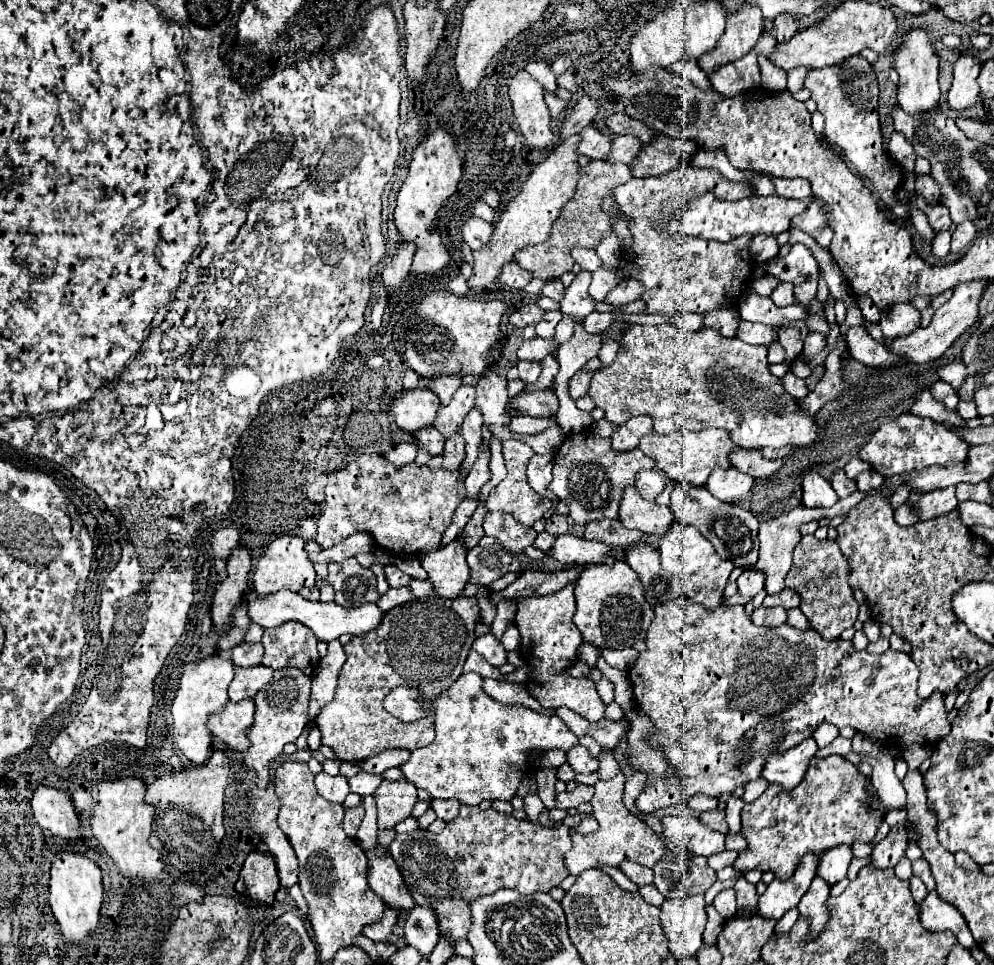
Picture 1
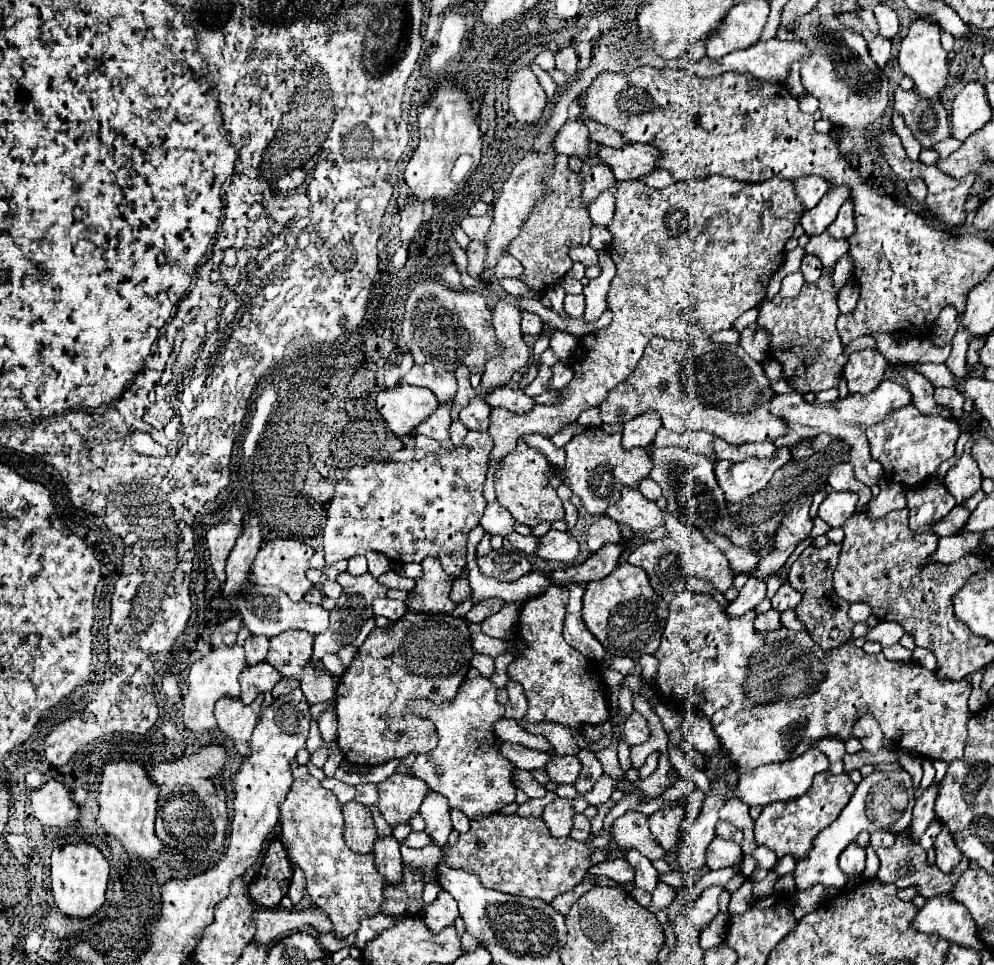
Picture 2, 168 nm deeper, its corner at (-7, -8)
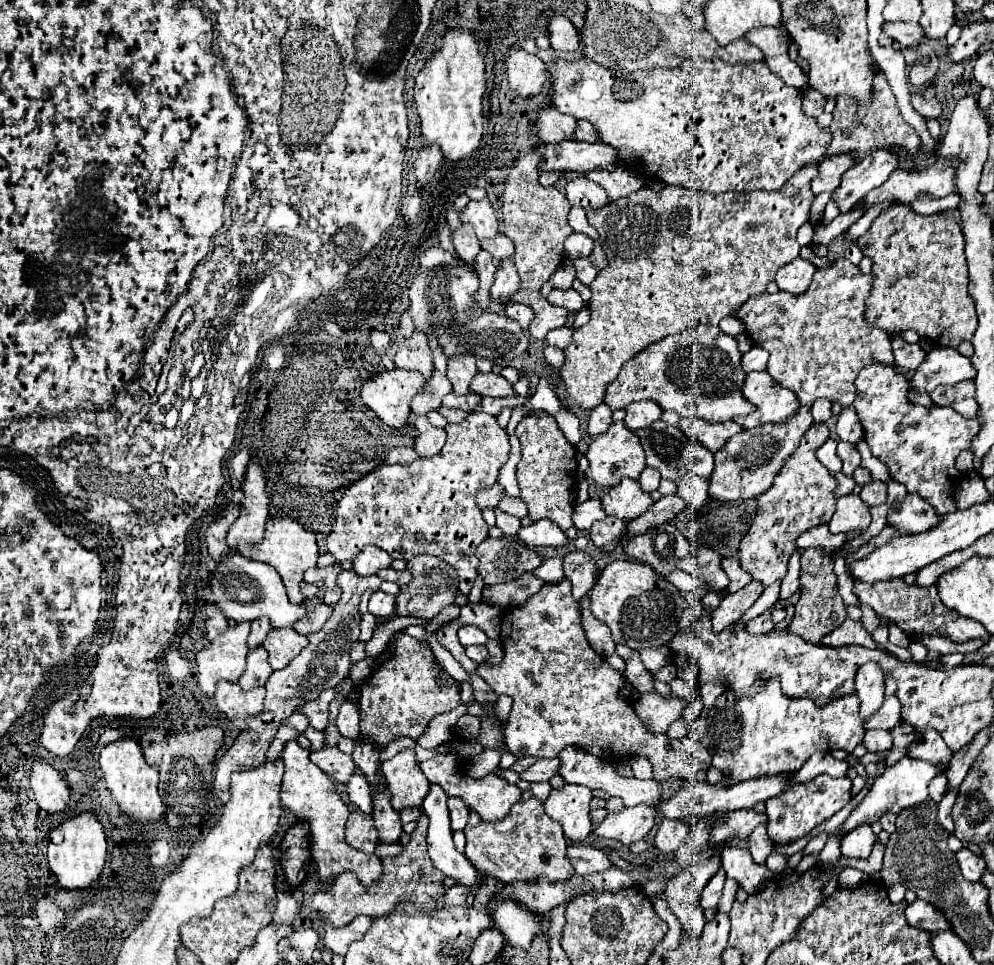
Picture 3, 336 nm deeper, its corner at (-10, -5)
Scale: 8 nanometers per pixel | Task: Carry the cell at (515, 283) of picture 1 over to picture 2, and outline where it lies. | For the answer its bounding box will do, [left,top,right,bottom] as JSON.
[495,252,523,278]

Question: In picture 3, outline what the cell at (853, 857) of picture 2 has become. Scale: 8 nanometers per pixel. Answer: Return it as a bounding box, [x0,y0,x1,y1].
[840,827,876,859]

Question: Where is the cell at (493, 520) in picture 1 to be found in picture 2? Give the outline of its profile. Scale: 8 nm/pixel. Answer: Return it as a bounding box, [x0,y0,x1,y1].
[481,502,515,536]

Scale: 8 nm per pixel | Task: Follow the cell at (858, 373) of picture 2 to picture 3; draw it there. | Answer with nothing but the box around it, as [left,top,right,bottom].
[854,363,978,515]

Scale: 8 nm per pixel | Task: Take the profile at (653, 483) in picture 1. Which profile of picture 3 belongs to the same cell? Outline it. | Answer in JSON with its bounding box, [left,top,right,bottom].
[638,467,660,493]

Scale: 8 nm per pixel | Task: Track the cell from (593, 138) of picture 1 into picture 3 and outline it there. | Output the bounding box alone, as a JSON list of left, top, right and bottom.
[530,107,576,143]

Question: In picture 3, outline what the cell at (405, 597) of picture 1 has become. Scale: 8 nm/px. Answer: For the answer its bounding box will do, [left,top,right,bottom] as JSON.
[368,591,396,617]

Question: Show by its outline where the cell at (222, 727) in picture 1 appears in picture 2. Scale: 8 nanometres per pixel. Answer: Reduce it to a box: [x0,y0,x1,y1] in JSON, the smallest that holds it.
[215,698,263,756]

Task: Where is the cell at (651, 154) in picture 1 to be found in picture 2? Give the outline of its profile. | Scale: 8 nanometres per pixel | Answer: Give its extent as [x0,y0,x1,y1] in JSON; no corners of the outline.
[597,144,659,182]

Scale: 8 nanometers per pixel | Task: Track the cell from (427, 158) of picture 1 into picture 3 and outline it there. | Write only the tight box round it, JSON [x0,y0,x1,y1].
[414,29,484,161]

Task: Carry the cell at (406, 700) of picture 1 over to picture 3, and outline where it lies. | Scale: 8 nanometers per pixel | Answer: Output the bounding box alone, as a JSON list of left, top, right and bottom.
[420,741,522,821]

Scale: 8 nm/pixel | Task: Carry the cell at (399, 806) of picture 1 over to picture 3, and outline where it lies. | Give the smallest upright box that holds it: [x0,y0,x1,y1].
[382,749,430,811]

